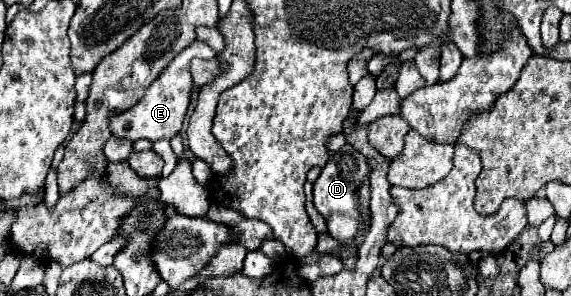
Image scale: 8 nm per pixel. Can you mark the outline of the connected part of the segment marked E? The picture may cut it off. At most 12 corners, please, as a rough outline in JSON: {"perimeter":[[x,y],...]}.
{"perimeter":[[202,41],[178,53],[144,97],[110,117],[120,139],[180,133],[194,91],[190,61],[216,53]]}

